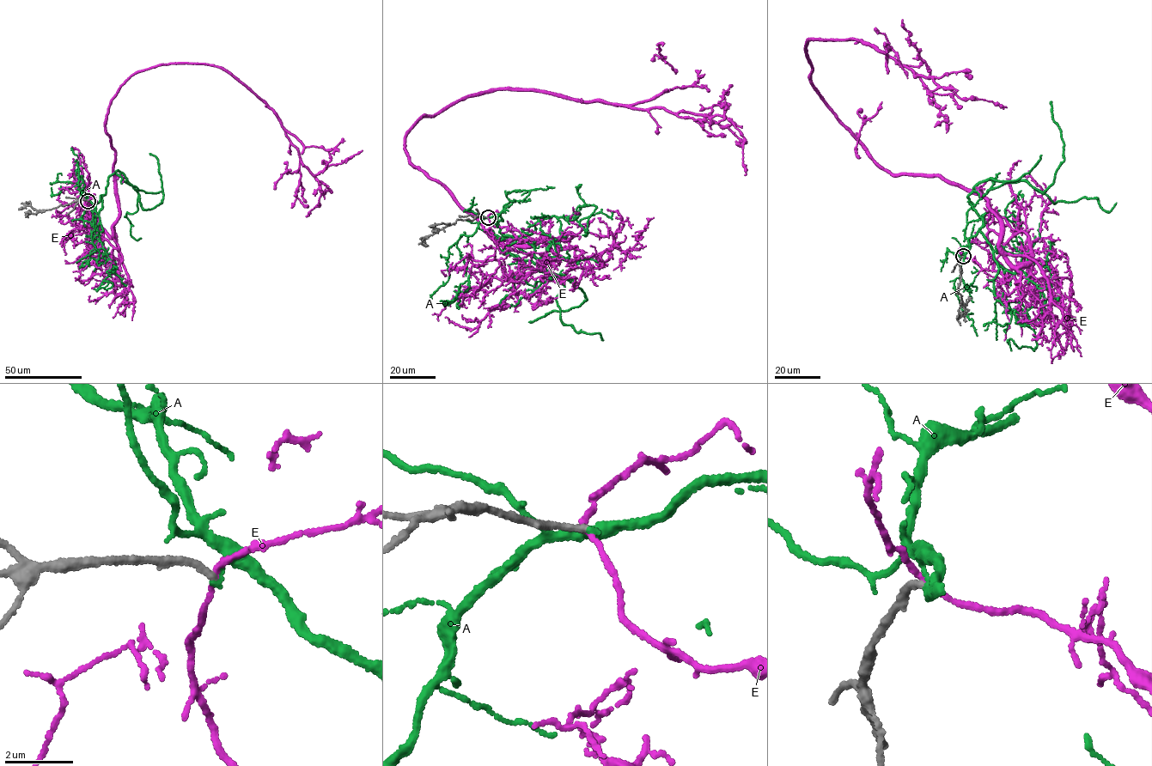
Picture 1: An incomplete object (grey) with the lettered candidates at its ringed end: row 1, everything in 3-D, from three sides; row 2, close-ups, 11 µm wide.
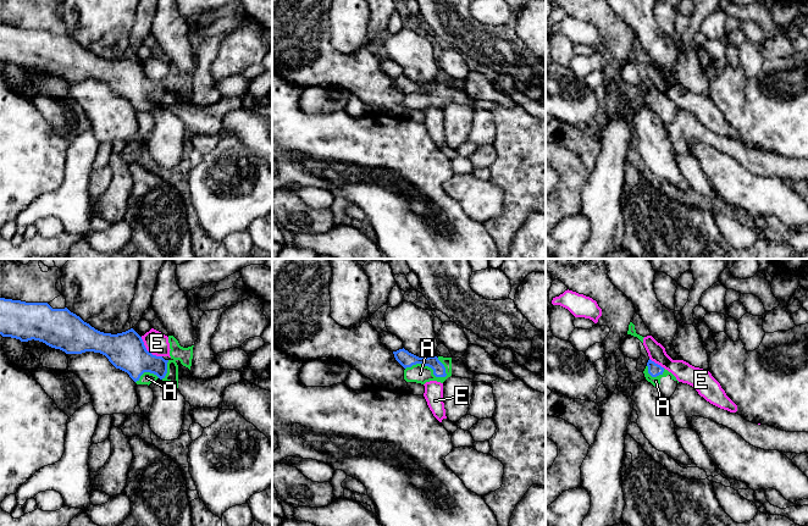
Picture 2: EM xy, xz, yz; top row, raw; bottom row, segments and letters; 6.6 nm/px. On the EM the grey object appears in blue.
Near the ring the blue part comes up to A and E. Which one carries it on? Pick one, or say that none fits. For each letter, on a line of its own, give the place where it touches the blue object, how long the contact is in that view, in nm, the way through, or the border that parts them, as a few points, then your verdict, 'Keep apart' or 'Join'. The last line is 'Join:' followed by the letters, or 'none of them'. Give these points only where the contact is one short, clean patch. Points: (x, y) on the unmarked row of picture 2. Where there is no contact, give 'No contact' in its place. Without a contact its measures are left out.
A: Touches blue at xz (427, 92). Shared border 280 nm. Boundary: xz (405, 94), (413, 90), (424, 90), (436, 103), (447, 101). Keep apart
E: Touches blue at xy (147, 77). Shared border 190 nm. Boundary: xy (140, 64), (149, 78), (161, 83). Keep apart
Join: none of them

